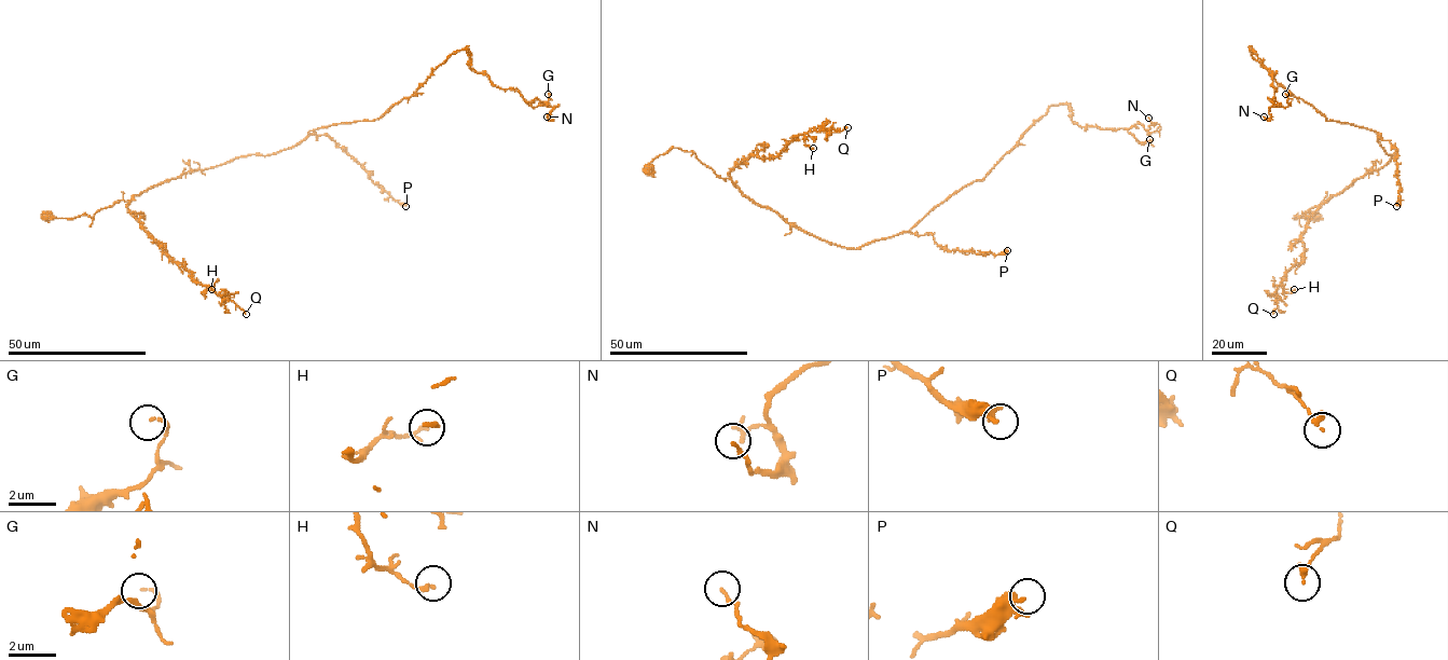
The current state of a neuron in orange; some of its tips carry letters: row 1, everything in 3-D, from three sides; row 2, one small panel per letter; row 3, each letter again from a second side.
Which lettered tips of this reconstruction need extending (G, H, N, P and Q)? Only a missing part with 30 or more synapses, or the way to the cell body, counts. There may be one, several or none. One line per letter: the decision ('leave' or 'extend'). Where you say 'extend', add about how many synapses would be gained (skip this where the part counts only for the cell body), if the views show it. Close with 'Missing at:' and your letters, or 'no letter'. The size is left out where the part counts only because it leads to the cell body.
G: leave
H: leave
N: leave
P: extend; 60 synapses
Q: leave
Missing at: P

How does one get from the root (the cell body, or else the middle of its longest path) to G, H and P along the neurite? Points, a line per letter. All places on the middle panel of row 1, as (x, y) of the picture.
G: (647, 168), (673, 147), (692, 151), (786, 221), (859, 248), (981, 180), (1050, 106), (1149, 139)
H: (647, 168), (677, 147), (728, 178), (742, 161), (775, 157), (798, 135), (807, 134), (804, 143), (813, 148)
P: (647, 168), (673, 147), (692, 151), (756, 204), (843, 247), (910, 232), (931, 233), (949, 250), (1007, 250)

